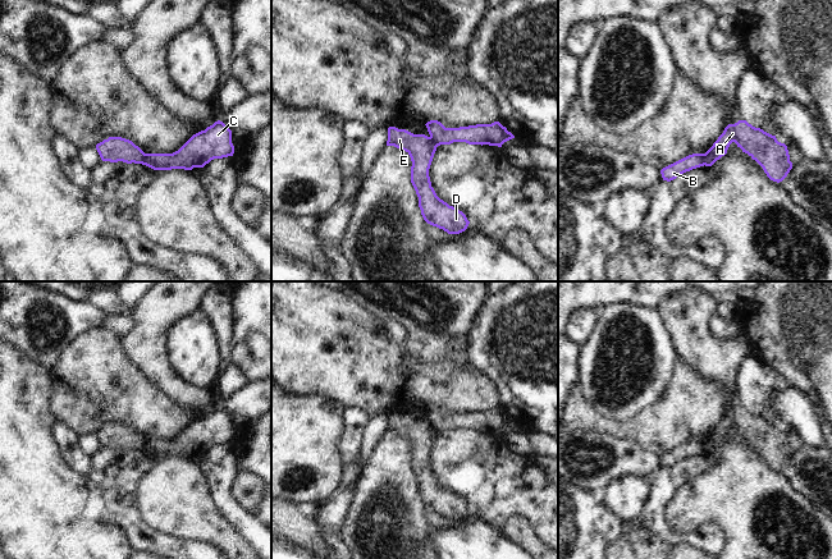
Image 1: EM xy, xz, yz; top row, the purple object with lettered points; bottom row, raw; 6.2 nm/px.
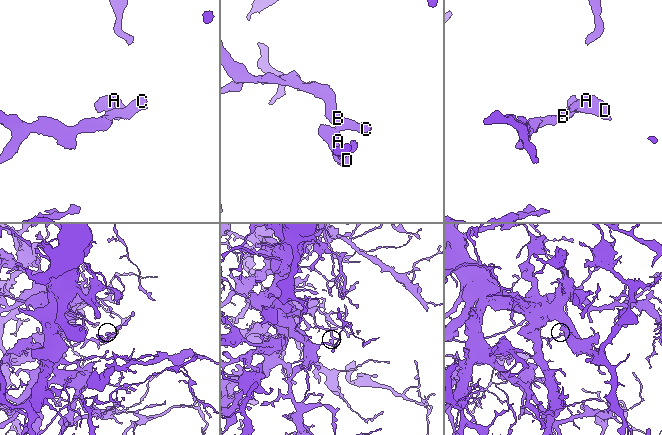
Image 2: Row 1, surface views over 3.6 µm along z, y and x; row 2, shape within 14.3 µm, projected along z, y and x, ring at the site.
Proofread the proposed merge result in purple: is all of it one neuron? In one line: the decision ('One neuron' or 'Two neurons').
Two neurons

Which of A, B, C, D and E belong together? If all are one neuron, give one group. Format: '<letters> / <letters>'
A D E / B C

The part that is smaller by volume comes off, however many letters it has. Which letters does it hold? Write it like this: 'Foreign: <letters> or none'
Foreign: A, D, E

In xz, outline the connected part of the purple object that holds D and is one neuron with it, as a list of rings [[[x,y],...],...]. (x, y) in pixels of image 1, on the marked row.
[[[389,127],[387,146],[394,146],[410,155],[411,183],[419,197],[424,220],[448,234],[465,232],[470,224],[466,215],[440,200],[431,187],[429,169],[438,147],[435,142],[425,134],[413,134],[406,129]]]

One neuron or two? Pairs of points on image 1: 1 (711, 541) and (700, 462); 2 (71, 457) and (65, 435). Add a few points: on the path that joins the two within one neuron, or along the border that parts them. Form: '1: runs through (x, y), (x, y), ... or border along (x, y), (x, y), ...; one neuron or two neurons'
1: runs through (681, 537), (659, 525), (659, 496), (671, 485); one neuron
2: runs through (71, 452), (67, 448), (67, 440); one neuron

